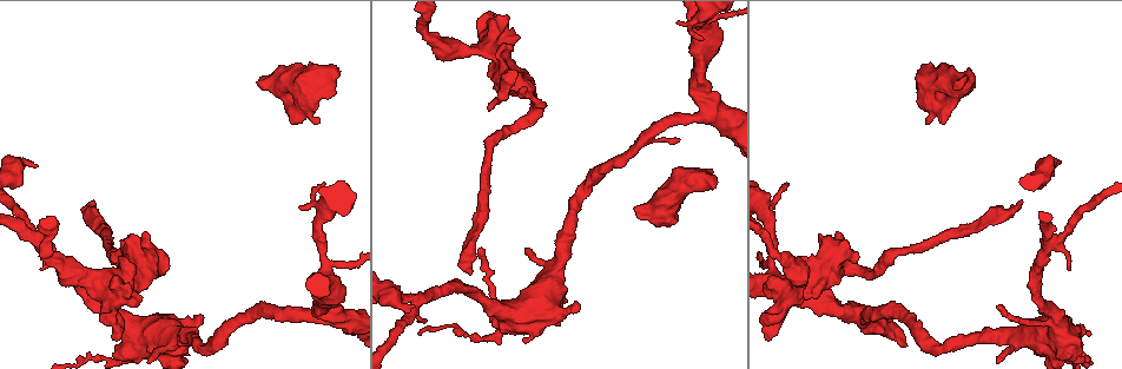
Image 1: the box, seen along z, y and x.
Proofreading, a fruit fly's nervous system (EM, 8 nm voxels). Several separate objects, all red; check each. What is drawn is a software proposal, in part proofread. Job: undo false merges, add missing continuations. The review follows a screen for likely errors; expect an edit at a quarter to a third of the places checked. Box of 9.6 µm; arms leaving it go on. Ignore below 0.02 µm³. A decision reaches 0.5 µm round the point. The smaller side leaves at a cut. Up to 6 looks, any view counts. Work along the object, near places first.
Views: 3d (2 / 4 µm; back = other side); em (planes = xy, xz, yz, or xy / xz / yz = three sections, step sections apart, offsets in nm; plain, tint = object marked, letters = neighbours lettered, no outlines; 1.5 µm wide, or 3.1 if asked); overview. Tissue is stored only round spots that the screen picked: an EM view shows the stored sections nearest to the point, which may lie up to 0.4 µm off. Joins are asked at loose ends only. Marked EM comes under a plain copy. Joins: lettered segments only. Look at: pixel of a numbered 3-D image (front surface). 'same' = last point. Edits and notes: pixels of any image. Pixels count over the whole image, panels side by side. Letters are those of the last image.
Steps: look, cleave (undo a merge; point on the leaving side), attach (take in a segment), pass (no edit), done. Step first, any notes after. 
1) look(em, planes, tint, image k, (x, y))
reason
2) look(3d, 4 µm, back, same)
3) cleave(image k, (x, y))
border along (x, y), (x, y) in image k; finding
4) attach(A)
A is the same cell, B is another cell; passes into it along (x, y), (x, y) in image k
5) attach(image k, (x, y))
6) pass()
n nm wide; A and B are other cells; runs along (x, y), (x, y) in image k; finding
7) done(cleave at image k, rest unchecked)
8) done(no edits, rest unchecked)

look(em, planes, letters, image 1, (39, 242))
arms part here

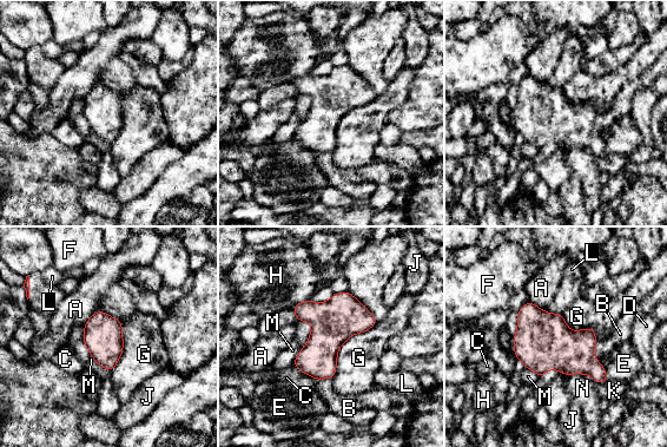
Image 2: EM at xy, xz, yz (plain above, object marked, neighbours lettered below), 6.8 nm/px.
pass()
A, B, C, D, E, F, G, H, J, K, L, M and N are other cells; border along (377, 322), (339, 347), (331, 379) in image 2; continuous, no second neuron

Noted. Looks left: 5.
look(3d, 2 µm, image 1, (769, 338))
thick end

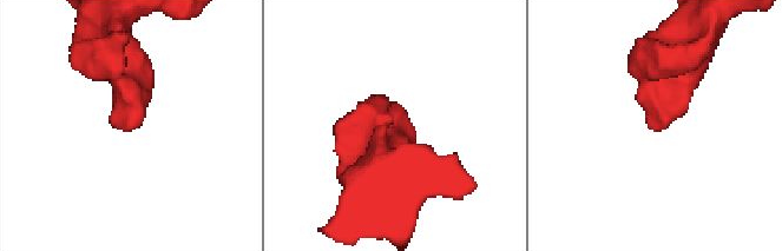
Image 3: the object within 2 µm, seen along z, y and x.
look(em, planes, tint, image 3, (389, 127))

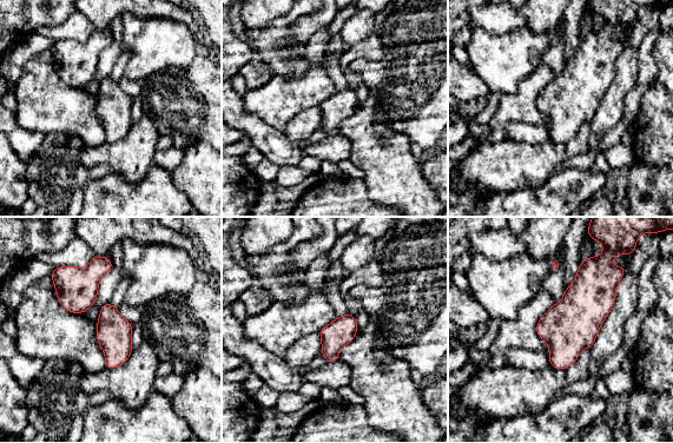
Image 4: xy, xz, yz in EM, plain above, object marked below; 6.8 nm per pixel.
look(em, planes, letters, same)

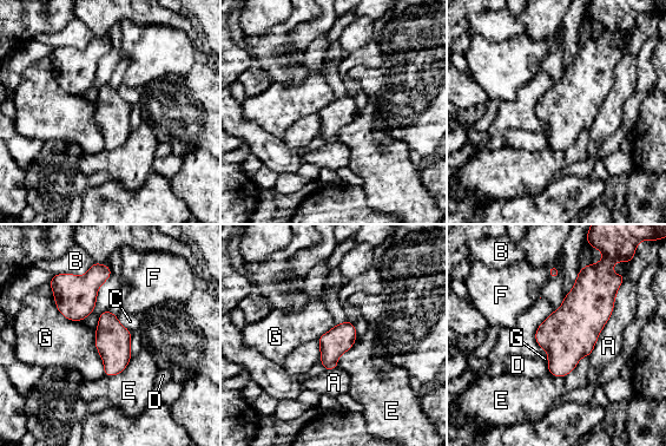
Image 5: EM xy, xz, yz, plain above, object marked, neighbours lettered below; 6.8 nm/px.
pass()
A, B, C, D, E, F and G are other cells; border along (48, 283), (55, 307), (80, 321) in image 5; no lettered segment goes on from it

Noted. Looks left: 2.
look(3d, 4 µm, image 1, (714, 188))
stops while still wide

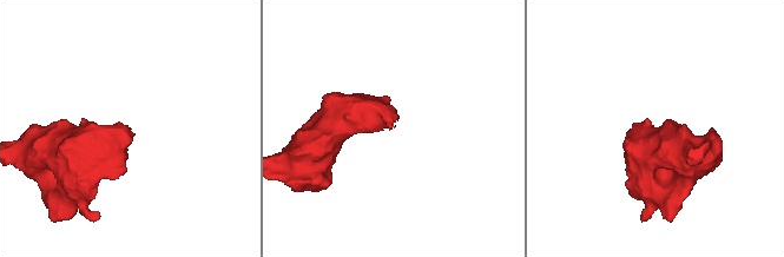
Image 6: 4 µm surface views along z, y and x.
look(em, xy, step 8, letters, image 6, (126, 128))

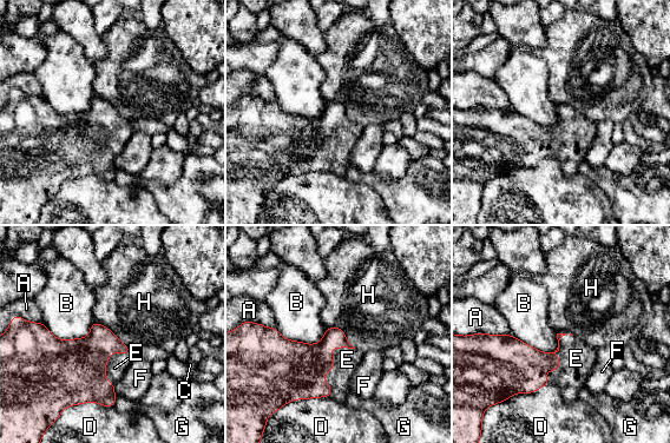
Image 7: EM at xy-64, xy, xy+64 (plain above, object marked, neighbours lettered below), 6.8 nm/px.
attach(E)
E is the same cell, A, B, C, D, F, G and H are other cells; passes into it along (299, 369), (333, 357), (347, 359) in image 7; it goes on there

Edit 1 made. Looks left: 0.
done(attach at image 7, rest unchecked)

